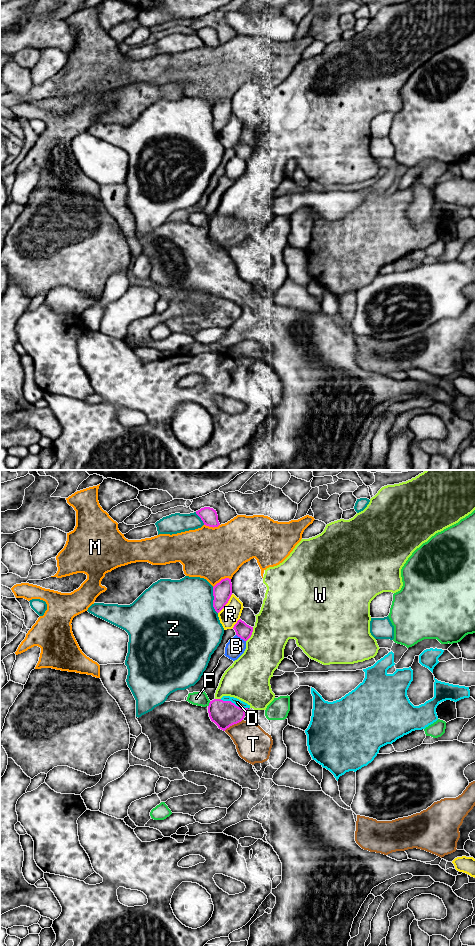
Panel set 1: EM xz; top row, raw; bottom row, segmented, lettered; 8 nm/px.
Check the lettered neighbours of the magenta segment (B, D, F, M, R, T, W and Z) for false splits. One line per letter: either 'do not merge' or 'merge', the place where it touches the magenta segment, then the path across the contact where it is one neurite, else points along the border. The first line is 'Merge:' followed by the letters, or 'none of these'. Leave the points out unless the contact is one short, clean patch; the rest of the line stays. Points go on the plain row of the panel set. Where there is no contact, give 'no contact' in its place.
Merge: D
B: do not merge | xz (241, 158)
D: merge | xz (233, 223) | across xz (224, 234), (233, 223), (237, 222)
F: do not merge | xz (209, 224)
M: do not merge | xz (222, 99)
R: do not merge | xz (226, 123)
T: do not merge | xz (233, 244)
W: do not merge | xz (251, 154)
Z: do not merge | xz (213, 120)

